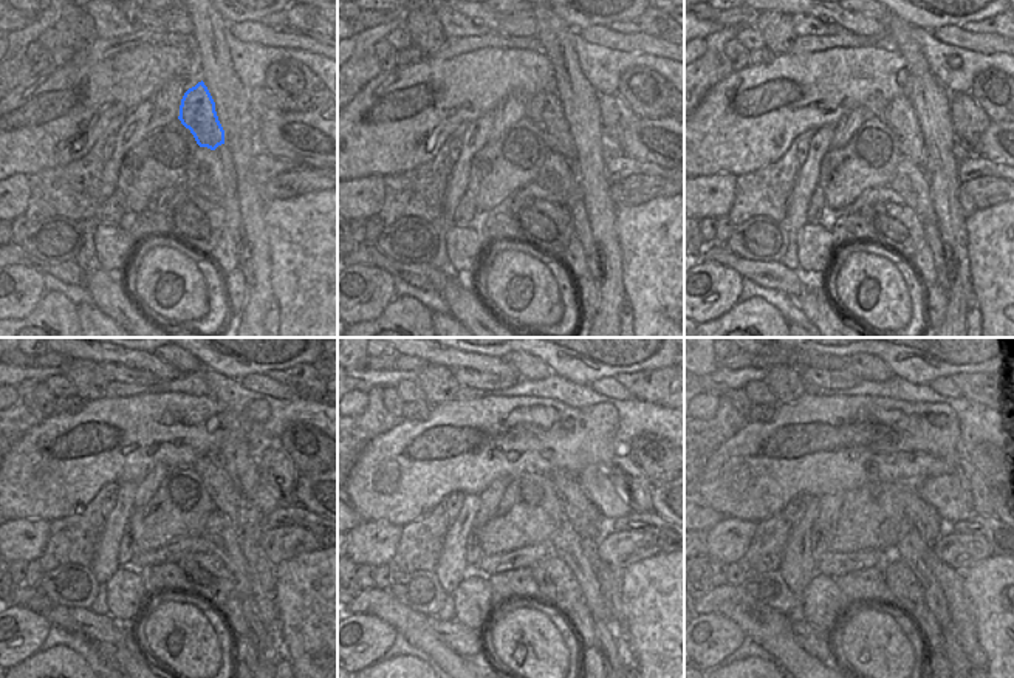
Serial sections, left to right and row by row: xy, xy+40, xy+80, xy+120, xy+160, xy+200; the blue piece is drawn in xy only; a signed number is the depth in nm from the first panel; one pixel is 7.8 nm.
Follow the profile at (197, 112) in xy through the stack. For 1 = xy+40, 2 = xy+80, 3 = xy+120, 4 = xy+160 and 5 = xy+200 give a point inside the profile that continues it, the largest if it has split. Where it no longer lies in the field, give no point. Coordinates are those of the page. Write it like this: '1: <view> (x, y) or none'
1: xy+40 (545, 110)
2: xy+80 (900, 116)
3: xy+120 (226, 499)
4: xy+160 (585, 519)
5: xy+200 (924, 517)

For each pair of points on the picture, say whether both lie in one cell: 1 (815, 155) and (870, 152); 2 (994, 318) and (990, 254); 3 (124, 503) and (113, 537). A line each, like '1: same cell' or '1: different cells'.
1: different cells
2: same cell
3: same cell

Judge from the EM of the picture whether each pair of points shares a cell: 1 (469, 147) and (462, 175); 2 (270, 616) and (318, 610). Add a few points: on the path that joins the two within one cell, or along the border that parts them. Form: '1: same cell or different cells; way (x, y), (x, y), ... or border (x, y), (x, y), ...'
1: same cell; way (466, 154), (462, 169)
2: different cells; border (274, 579), (279, 630), (287, 650)

